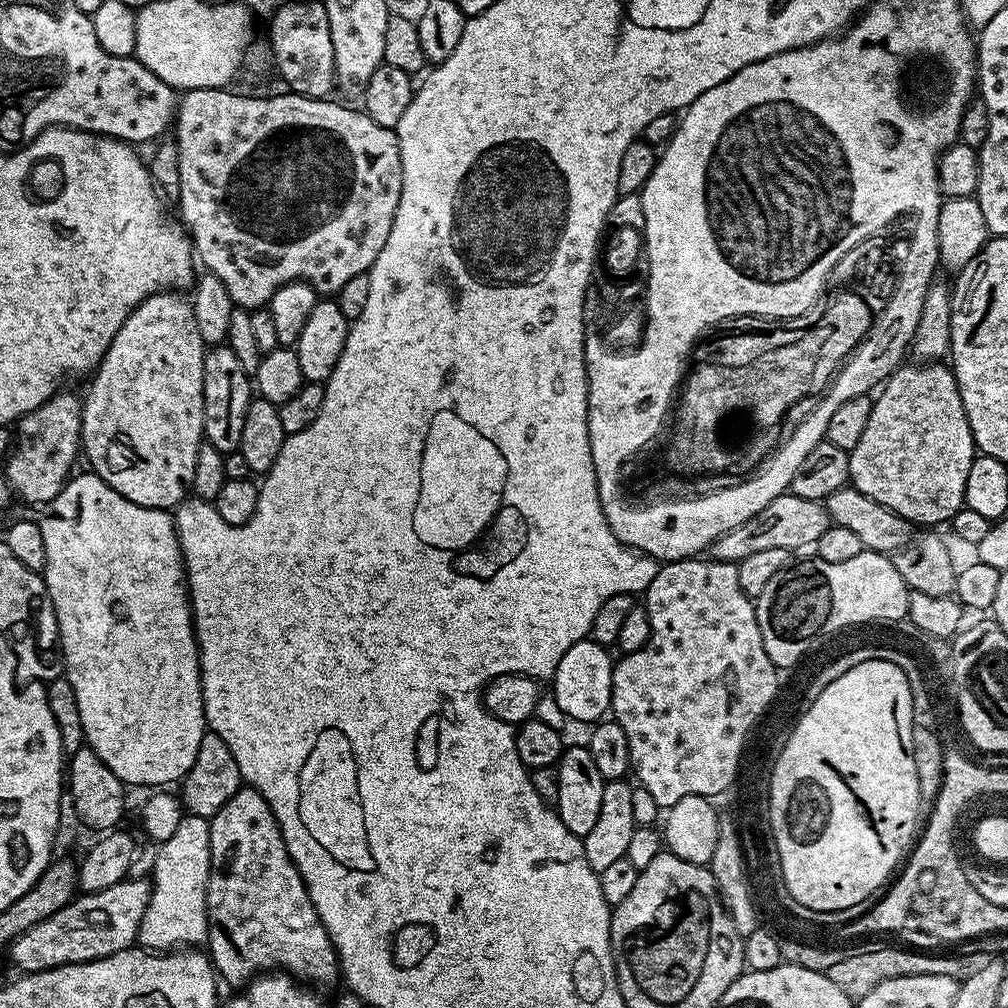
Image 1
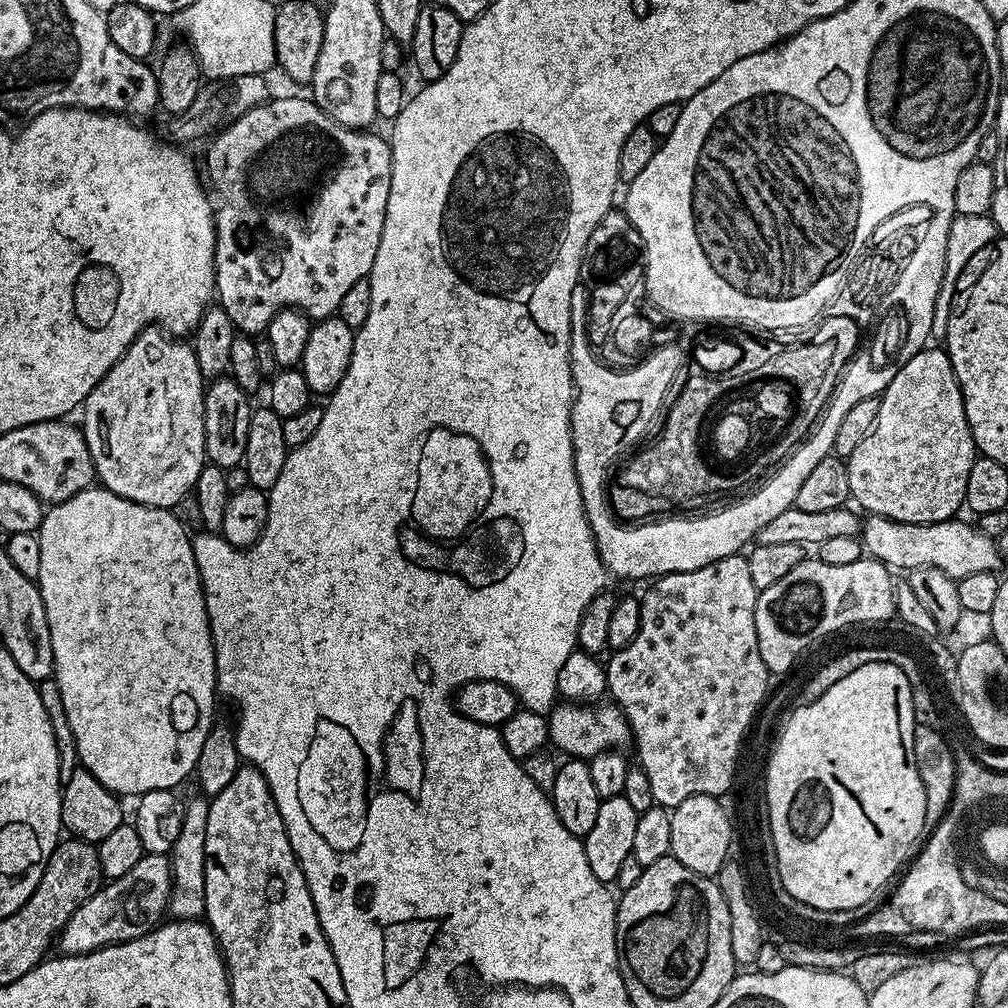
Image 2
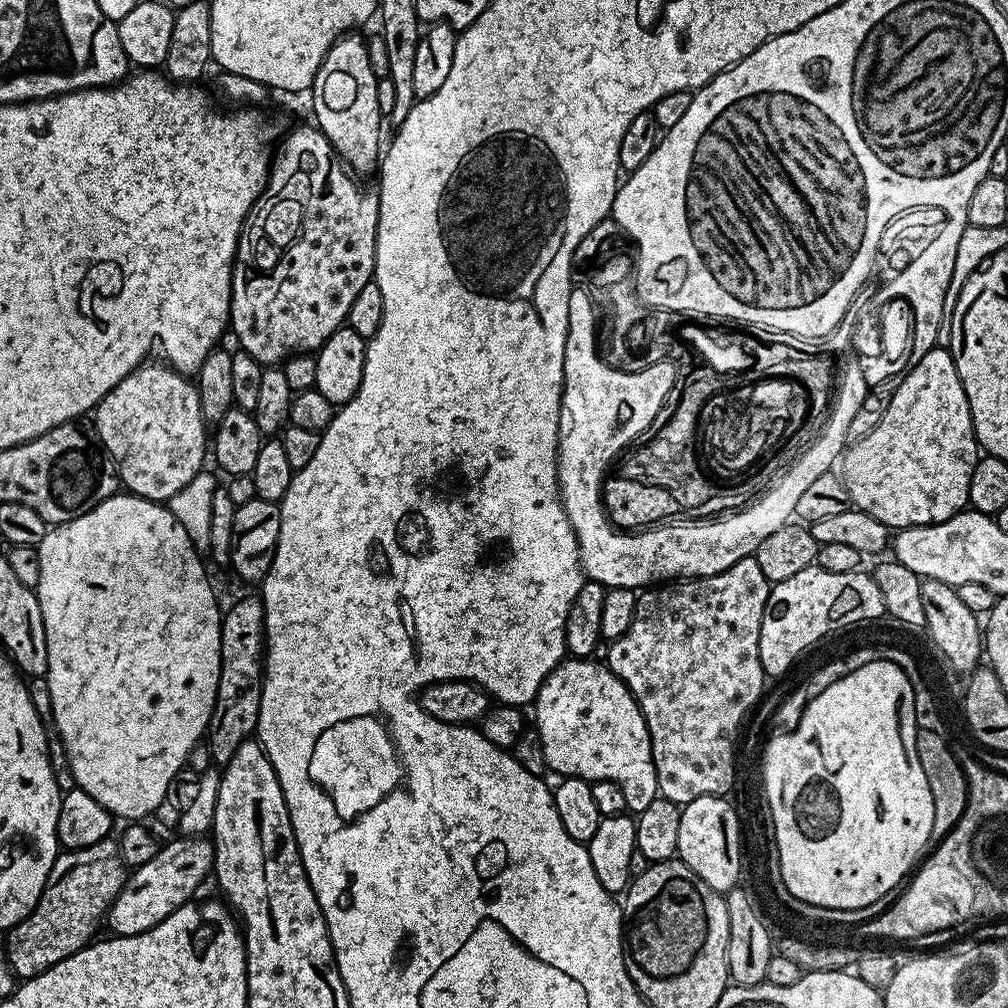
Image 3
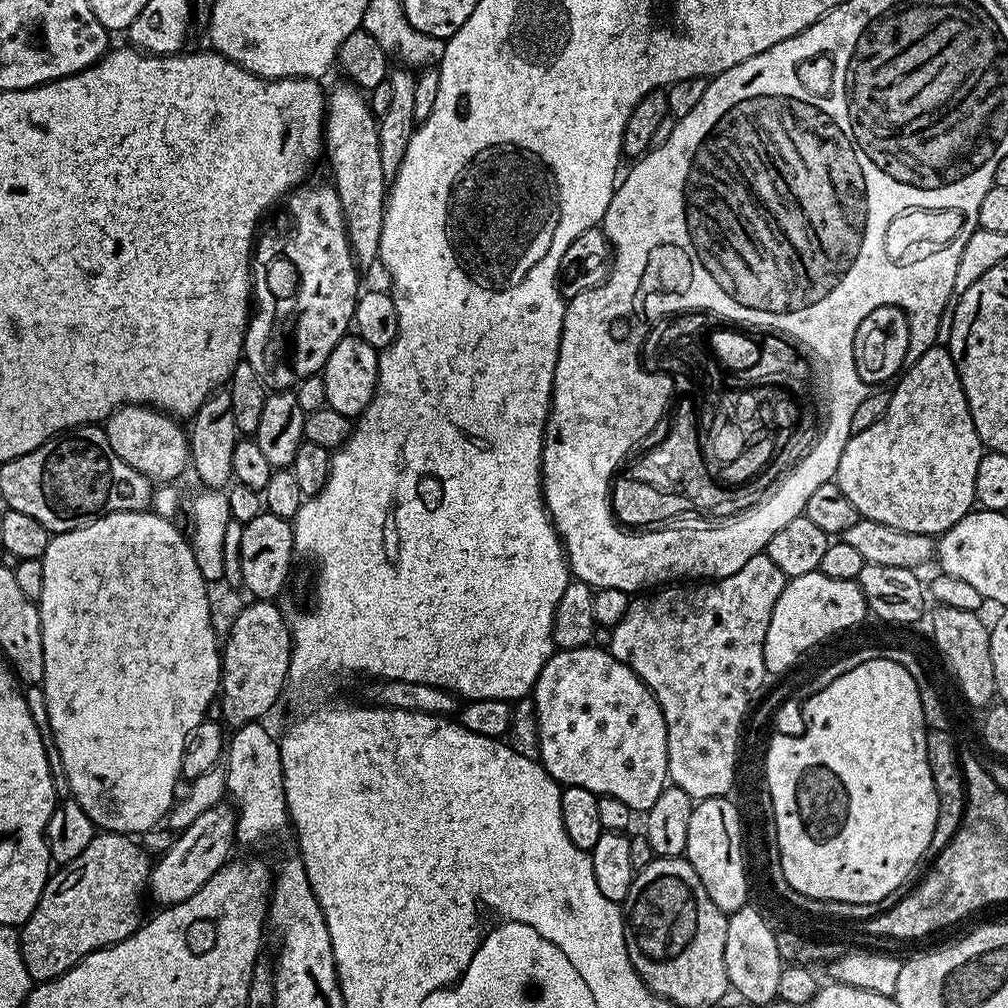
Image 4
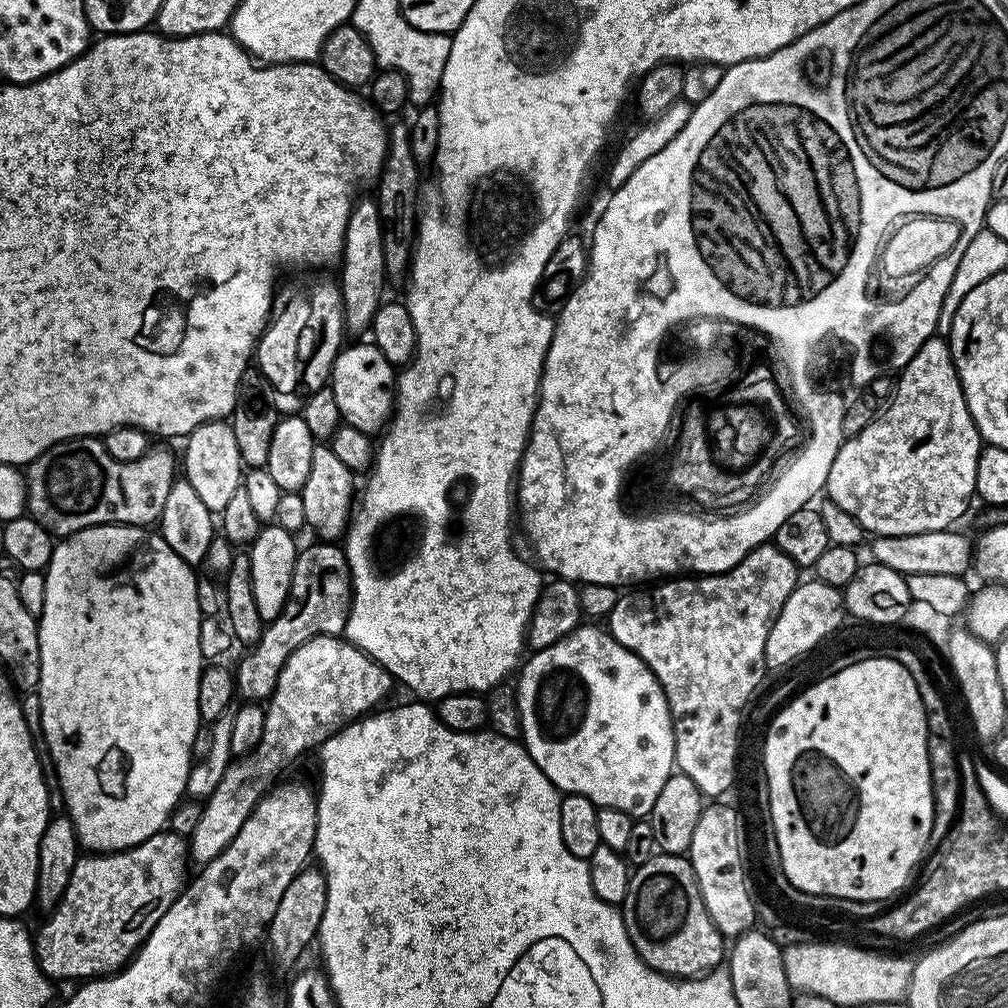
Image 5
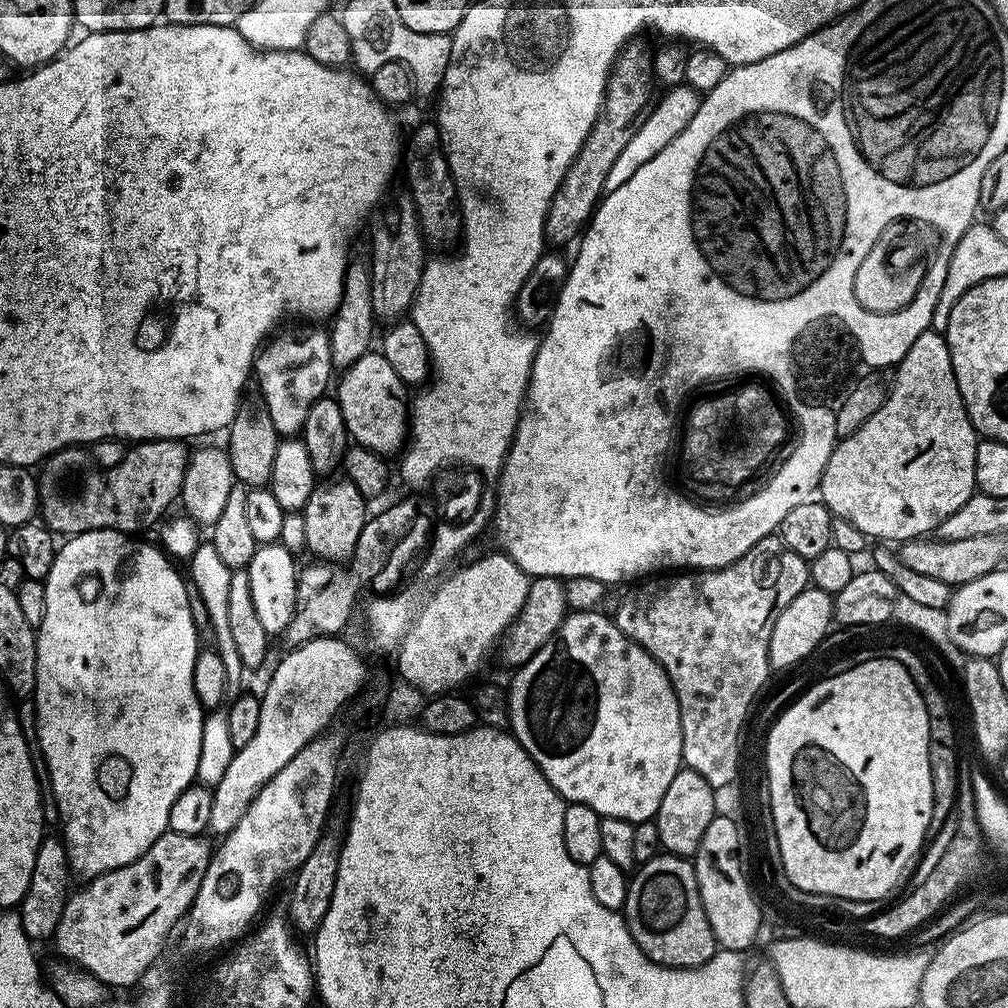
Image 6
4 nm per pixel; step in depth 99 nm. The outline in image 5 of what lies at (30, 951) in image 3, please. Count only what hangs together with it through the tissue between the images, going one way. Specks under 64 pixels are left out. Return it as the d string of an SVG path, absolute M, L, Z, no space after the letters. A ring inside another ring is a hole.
M165 830L154 834L150 838L146 838L146 842L142 842L138 846L128 848L124 852L109 852L107 854L84 854L76 861L74 870L70 874L70 882L66 886L66 890L62 894L62 898L58 901L55 908L51 909L48 921L40 928L40 933L35 933L34 947L36 950L36 960L40 963L40 970L45 976L53 981L59 980L76 980L83 981L85 978L99 978L105 974L111 974L120 971L127 965L128 961L135 956L137 950L144 945L145 938L154 930L154 926L162 918L162 914L166 914L166 910L170 910L170 906L180 896L186 887L184 875L188 872L188 864L190 865L190 844L183 835L171 830Z

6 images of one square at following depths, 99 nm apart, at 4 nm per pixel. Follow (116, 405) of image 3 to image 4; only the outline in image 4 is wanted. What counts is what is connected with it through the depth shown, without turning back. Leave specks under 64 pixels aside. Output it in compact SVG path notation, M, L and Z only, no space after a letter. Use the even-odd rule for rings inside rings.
M126 404L116 409L103 425L114 454L126 462L126 466L134 466L153 482L176 482L189 467L188 432L179 419L159 408L143 404Z

